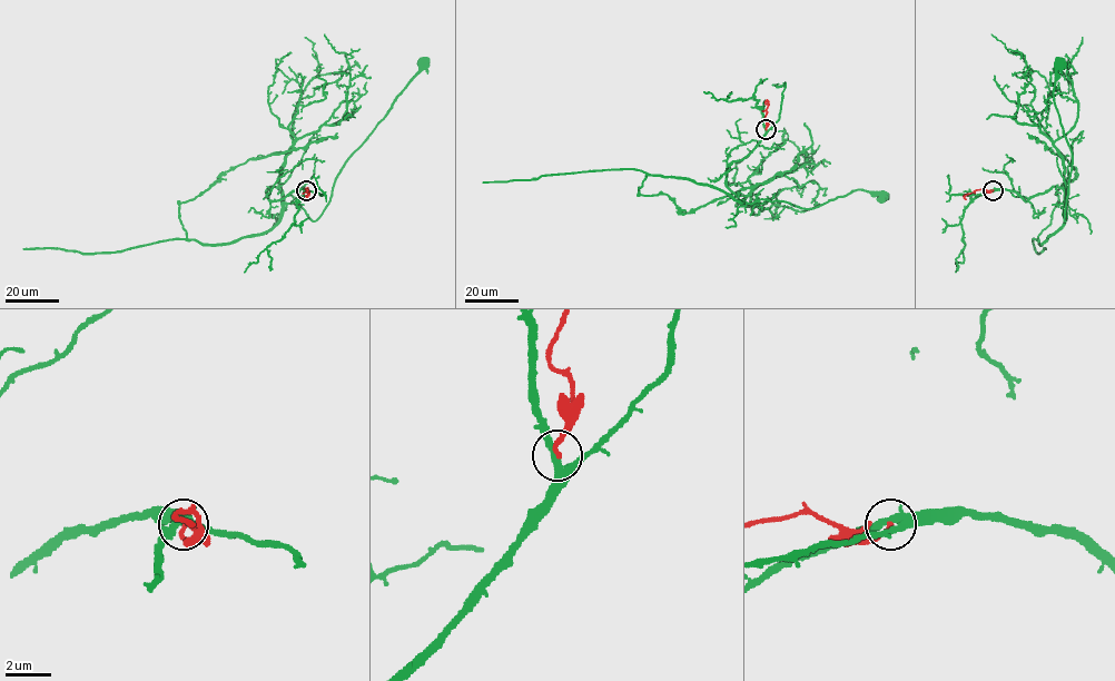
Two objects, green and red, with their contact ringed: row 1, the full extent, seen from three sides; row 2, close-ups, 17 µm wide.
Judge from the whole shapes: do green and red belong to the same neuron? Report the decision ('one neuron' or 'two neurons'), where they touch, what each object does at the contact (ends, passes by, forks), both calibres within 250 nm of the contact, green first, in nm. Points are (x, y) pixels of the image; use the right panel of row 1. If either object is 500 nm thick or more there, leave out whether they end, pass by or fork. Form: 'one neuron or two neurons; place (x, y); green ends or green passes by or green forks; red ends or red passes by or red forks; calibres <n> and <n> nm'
two neurons; place (993, 190); green forks; red ends; calibres 280 and 200 nm

